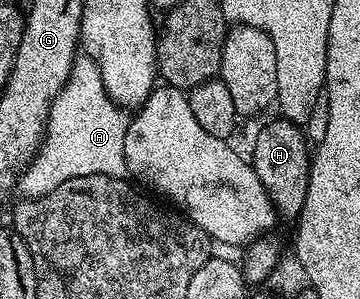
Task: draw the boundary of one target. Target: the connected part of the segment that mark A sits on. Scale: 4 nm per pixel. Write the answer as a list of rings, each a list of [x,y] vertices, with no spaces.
[[[85,53],[76,54],[71,75],[61,93],[57,93],[51,102],[39,151],[17,181],[18,190],[23,190],[27,199],[40,199],[73,177],[108,175],[114,179],[124,178],[129,171],[125,157],[127,115],[128,112],[109,97],[101,81],[101,69],[97,69]]]

